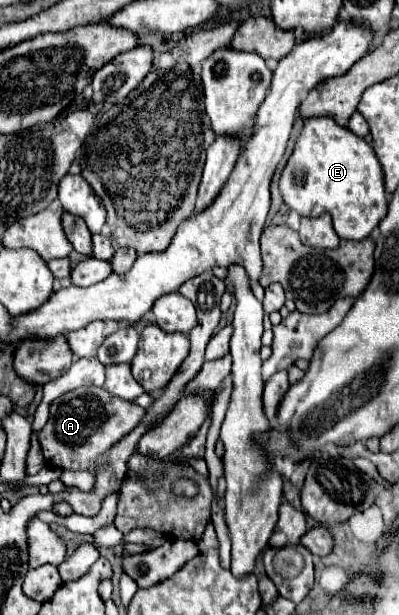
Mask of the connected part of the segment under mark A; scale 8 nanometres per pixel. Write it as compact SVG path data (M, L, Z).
M81 386L75 388L51 404L47 426L39 434L43 456L51 466L63 470L91 470L95 460L105 454L117 440L133 432L145 418L147 410L111 396L105 388Z

